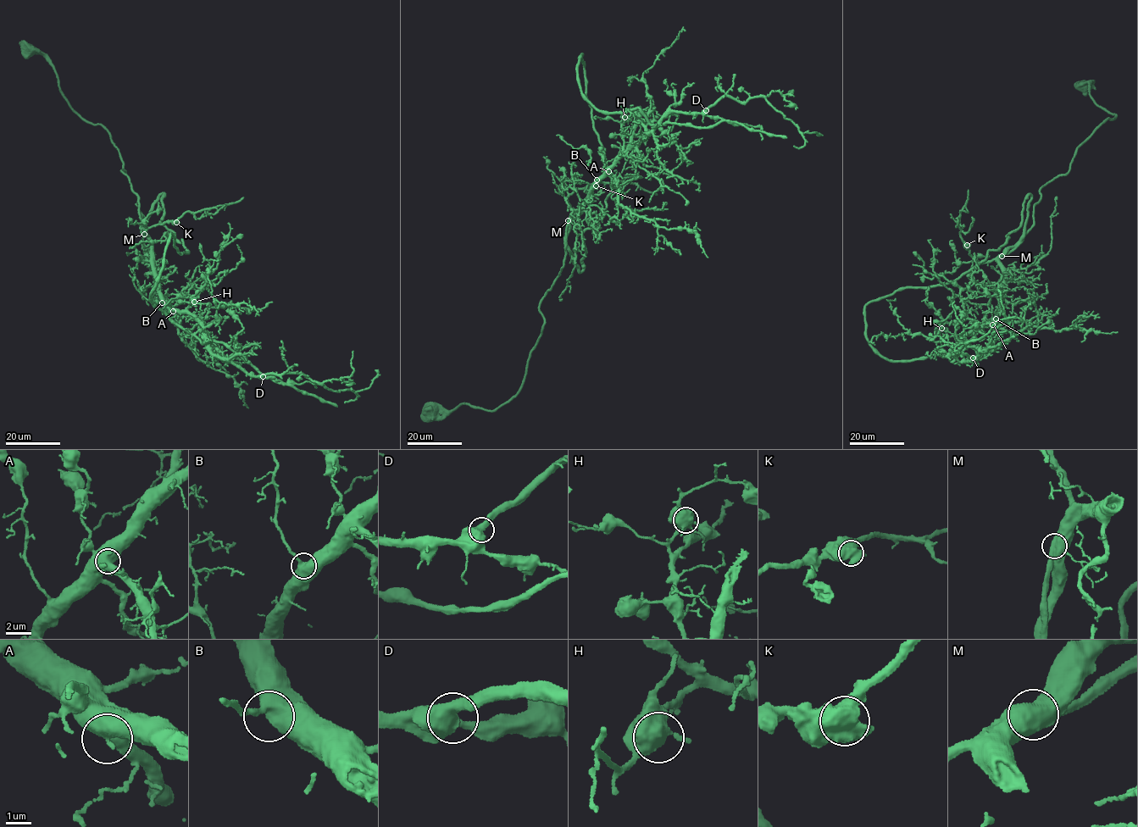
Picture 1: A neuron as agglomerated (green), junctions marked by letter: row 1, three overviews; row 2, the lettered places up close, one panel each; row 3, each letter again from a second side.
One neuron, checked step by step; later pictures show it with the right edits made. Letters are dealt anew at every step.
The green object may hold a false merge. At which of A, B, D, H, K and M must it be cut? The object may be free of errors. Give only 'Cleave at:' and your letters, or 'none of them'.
Cleave at: none of them

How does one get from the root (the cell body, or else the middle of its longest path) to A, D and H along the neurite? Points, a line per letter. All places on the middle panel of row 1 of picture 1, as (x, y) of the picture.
A: (431, 411), (466, 402), (491, 411), (519, 390), (544, 323), (540, 302), (563, 264), (569, 219), (608, 171)
D: (431, 411), (513, 397), (594, 183), (638, 122), (648, 132), (671, 112), (706, 110)
H: (431, 411), (466, 402), (491, 411), (519, 390), (569, 219), (619, 157), (624, 117)

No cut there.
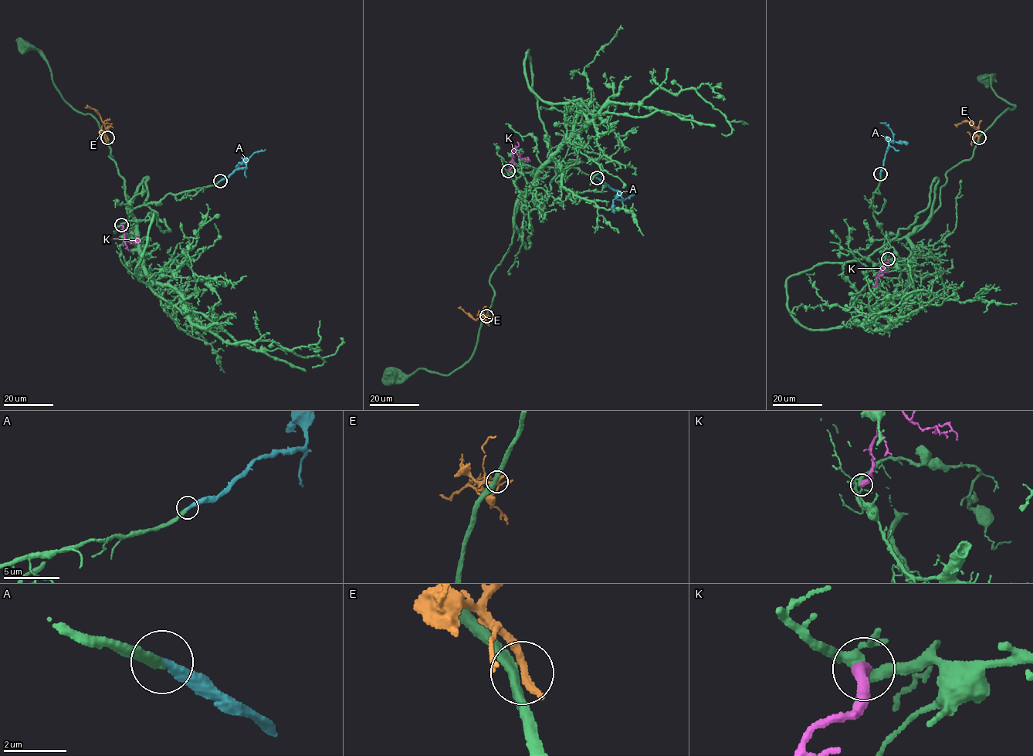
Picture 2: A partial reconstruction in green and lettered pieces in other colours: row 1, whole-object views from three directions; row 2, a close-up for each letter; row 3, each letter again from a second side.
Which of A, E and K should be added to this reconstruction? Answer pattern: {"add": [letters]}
{"add": ["A"]}

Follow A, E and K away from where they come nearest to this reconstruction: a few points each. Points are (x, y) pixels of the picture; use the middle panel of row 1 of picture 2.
A: (597, 177), (618, 191), (620, 192), (617, 198), (621, 201), (635, 194), (635, 190)
E: (486, 316), (476, 320), (458, 307)
K: (509, 171), (513, 151), (522, 159), (529, 158), (525, 157)

